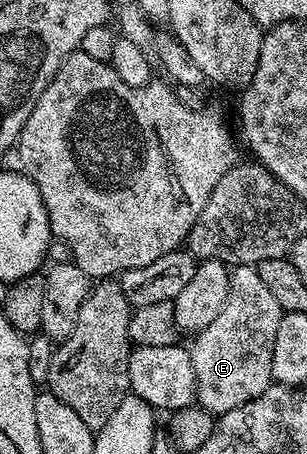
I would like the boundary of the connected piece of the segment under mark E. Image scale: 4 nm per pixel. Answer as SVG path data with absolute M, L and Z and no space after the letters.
M234 266L229 272L229 292L223 309L211 325L196 332L197 339L191 346L195 377L197 378L196 402L220 417L231 409L259 397L274 382L271 357L275 353L275 333L279 333L282 317L275 293L263 285L256 266Z

